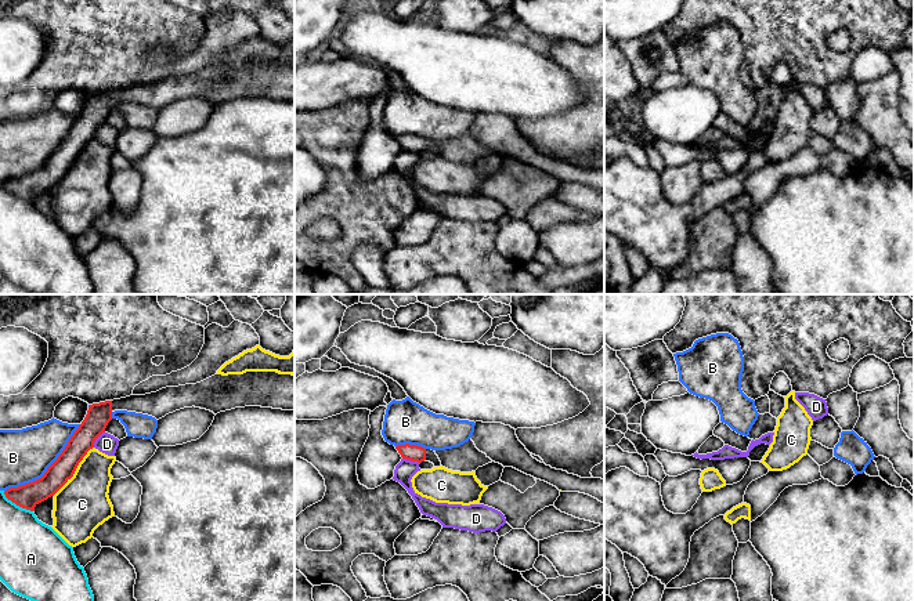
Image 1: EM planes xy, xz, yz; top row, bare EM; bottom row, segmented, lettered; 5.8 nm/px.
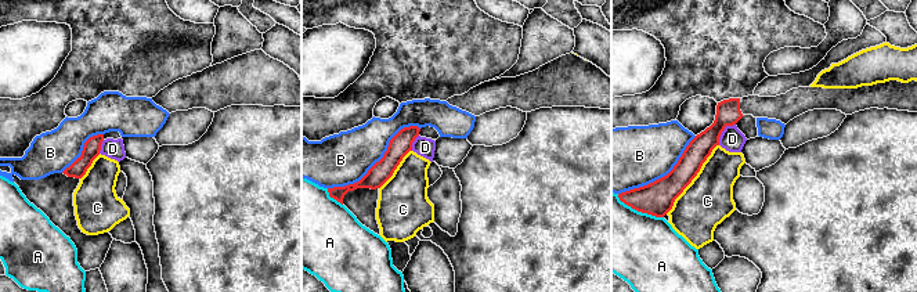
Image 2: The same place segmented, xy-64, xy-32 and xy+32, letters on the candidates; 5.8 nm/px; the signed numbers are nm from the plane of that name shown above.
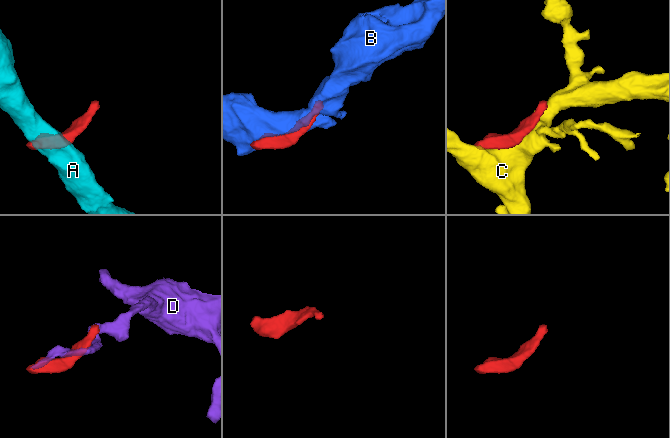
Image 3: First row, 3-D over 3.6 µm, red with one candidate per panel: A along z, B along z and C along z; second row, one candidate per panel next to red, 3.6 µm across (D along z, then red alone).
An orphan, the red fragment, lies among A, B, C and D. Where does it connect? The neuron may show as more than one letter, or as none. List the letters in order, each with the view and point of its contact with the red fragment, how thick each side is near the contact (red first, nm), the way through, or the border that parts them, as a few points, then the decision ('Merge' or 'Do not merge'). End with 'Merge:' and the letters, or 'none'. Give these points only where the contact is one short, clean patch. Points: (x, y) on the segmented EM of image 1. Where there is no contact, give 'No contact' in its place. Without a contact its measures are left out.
A: Touches red at xy (17, 504). Thickness 140 nm (red) against 320 nm. Do not merge
B: Touches red at xy (47, 469). Thickness 140 nm (red) against 300 nm. Do not merge
C: Touches red at xy (75, 470). Thickness 140 nm (red) against 320 nm. Do not merge
D: Touches red at xz (411, 460). Thickness 100 nm (red) against 120 nm. Boundary: xz (403, 458), (419, 463). Do not merge
Merge: none

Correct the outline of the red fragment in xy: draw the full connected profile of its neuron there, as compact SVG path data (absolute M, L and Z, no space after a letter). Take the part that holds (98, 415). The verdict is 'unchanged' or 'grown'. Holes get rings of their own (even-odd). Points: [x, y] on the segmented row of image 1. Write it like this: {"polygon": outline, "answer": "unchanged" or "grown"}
{"polygon": "M277 372L214 374L196 384L166 387L145 395L93 403L44 475L18 488L10 488L4 495L17 506L35 511L39 503L54 496L73 477L79 463L94 448L95 439L105 432L115 410L142 413L159 420L192 406L214 414L245 406L295 410L295 376Z", "answer": "grown"}

